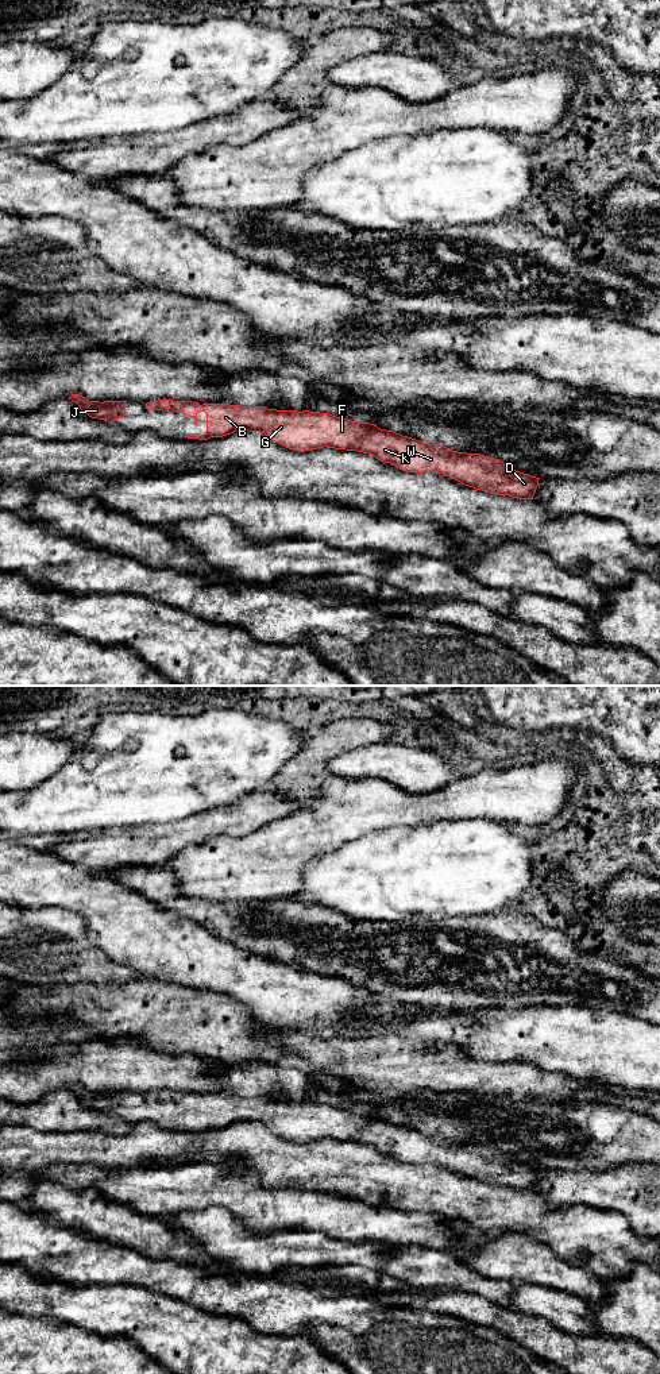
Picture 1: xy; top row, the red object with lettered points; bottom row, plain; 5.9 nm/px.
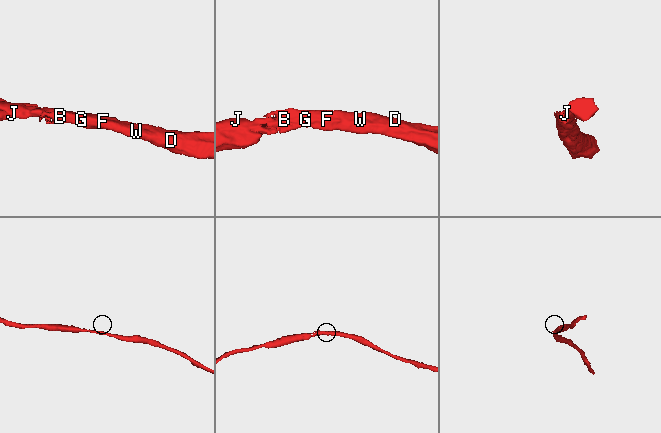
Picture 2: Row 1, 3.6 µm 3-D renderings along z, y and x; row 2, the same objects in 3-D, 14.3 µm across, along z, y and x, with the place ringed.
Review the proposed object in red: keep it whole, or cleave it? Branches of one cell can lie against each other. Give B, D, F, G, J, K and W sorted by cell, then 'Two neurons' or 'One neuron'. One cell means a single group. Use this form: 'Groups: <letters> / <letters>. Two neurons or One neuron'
Groups: B D F G J K W. One neuron

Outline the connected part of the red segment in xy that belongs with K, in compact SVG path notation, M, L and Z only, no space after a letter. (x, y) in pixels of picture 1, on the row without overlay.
M166 1089L147 1093L146 1100L171 1100L182 1103L186 1109L197 1109L198 1103L205 1103L207 1123L189 1124L188 1130L208 1131L236 1122L260 1123L289 1141L305 1143L329 1138L363 1143L406 1163L437 1163L464 1177L517 1190L533 1190L540 1170L516 1162L495 1149L427 1135L370 1114L356 1114L329 1104L208 1093L200 1096Z

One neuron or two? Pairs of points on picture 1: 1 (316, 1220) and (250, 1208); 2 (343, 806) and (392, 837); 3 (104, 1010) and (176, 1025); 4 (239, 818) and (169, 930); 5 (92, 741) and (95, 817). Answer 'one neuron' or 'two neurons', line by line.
1: one neuron
2: two neurons
3: one neuron
4: two neurons
5: one neuron

